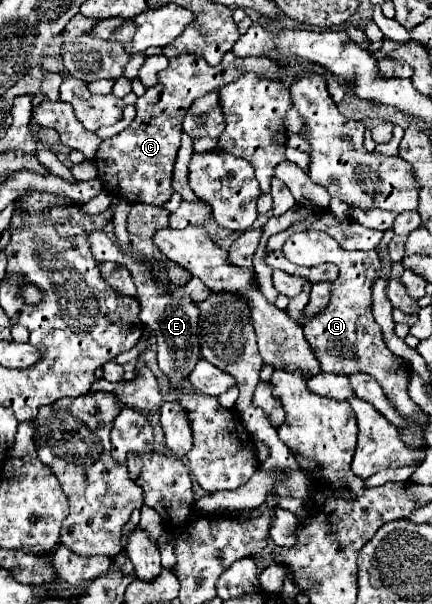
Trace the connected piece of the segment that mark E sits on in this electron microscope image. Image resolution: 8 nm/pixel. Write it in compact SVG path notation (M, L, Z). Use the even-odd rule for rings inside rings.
M93 230L87 234L89 238L89 246L91 246L91 254L93 258L97 260L113 260L113 262L119 262L123 266L127 266L133 274L133 282L137 286L137 300L141 304L141 312L139 312L139 318L141 322L145 324L147 330L155 332L153 336L157 338L157 360L159 360L159 368L165 372L165 376L169 378L171 386L175 388L181 388L181 382L183 378L189 376L189 372L193 370L193 366L197 364L199 360L199 342L197 342L197 318L199 318L199 310L195 306L195 302L191 298L175 298L171 296L171 292L157 284L149 272L149 268L135 260L131 252L125 252L121 250L119 244L115 244L105 232L101 230Z

